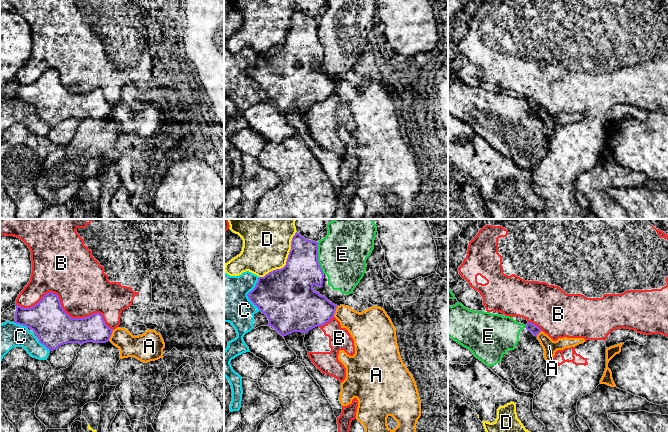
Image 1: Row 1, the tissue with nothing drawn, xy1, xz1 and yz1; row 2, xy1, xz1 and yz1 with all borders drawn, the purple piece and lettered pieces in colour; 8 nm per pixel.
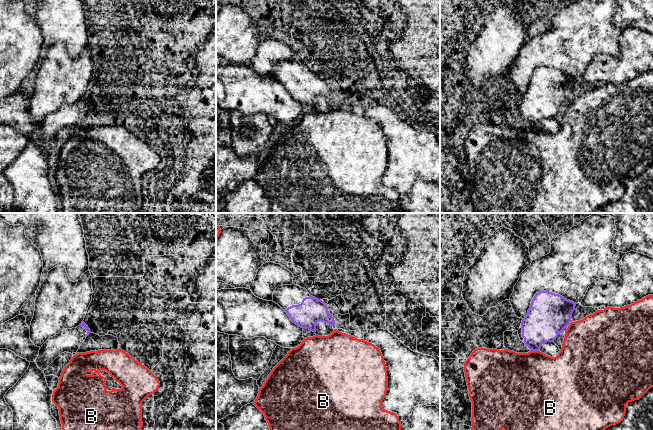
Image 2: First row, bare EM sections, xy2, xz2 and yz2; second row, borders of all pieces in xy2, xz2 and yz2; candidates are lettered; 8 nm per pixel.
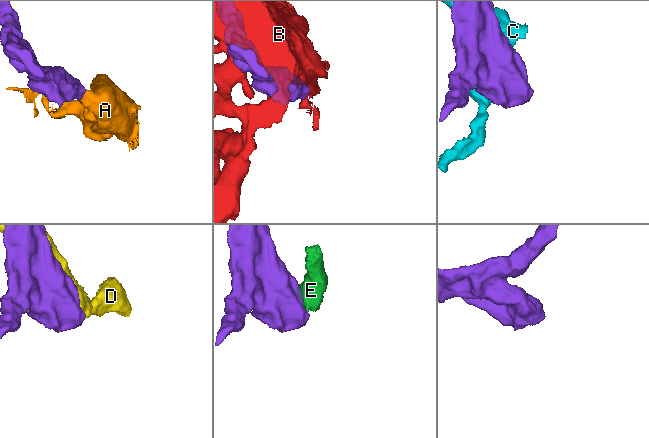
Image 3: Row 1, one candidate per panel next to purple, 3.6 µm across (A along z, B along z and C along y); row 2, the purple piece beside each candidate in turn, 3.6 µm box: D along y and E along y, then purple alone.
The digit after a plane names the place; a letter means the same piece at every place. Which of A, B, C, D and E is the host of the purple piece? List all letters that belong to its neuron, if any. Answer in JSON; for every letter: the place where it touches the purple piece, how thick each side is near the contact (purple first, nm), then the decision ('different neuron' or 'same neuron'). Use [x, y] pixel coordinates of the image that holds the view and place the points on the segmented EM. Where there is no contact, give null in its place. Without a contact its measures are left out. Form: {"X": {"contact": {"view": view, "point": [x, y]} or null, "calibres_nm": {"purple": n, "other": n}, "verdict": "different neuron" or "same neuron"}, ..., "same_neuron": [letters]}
{"A": {"contact": {"view": "xy1", "point": [111, 334]}, "calibres_nm": {"purple": 220, "other": 190}, "verdict": "different neuron"}, "B": {"contact": {"view": "xy1", "point": [62, 308]}, "calibres_nm": {"purple": 300, "other": 420}, "verdict": "different neuron"}, "C": {"contact": {"view": "xz1", "point": [247, 294]}, "calibres_nm": {"purple": 380, "other": 380}, "verdict": "different neuron"}, "D": {"contact": {"view": "xz1", "point": [286, 261]}, "calibres_nm": {"purple": 400, "other": 380}, "verdict": "different neuron"}, "E": {"contact": {"view": "xz1", "point": [317, 258]}, "calibres_nm": {"purple": 300, "other": 400}, "verdict": "different neuron"}, "same_neuron": []}

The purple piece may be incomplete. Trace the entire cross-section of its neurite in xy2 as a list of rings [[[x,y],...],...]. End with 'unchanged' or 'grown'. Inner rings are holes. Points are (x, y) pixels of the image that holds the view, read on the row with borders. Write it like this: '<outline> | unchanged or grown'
[[[82,321],[78,327],[63,329],[55,336],[50,337],[39,350],[39,355],[35,361],[38,368],[44,371],[64,352],[76,353],[90,333],[90,329]]] | grown

